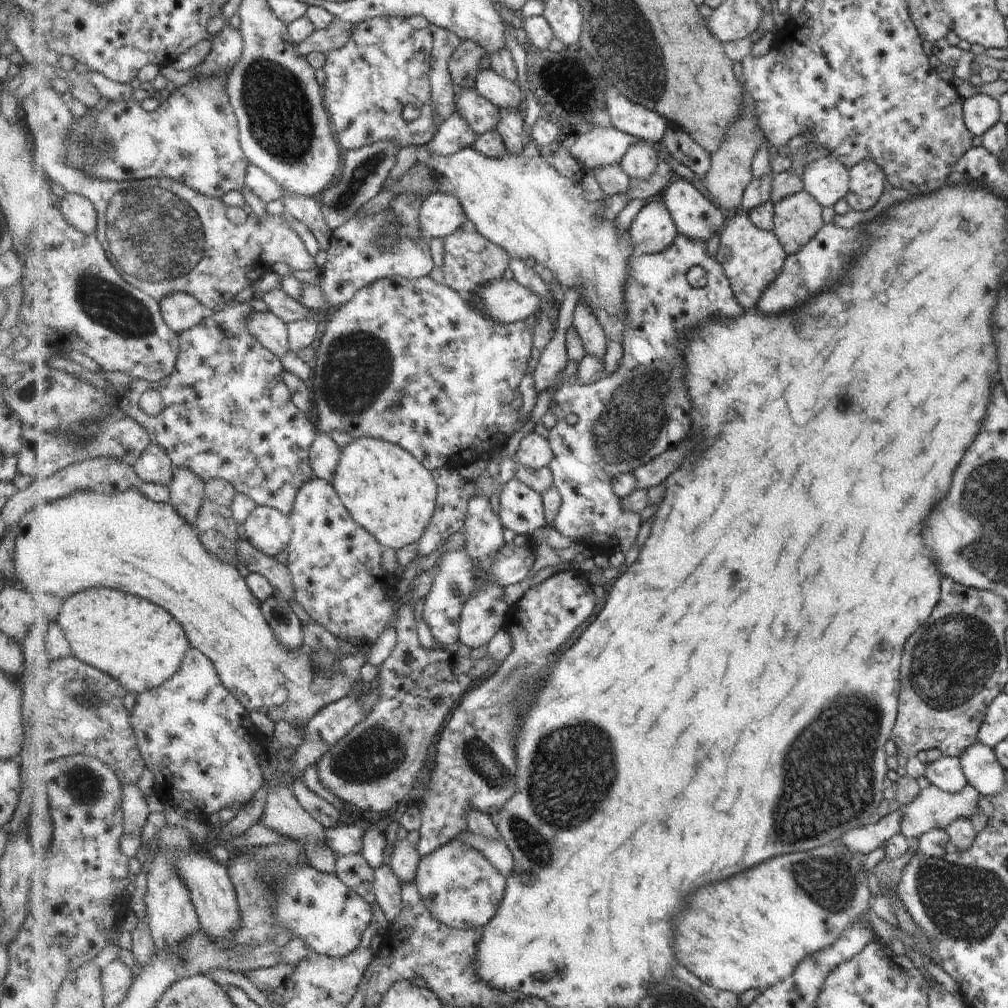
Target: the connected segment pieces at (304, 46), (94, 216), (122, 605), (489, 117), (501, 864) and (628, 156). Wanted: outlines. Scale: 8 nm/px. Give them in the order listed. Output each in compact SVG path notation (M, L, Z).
M335 16L328 29L316 30L306 41L296 44L302 56L315 51L325 54L342 49L348 45L354 35L354 24Z
M61 192L57 206L72 225L85 234L96 234L99 229L98 212L96 206L86 196Z
M95 587L71 595L57 603L57 619L73 649L74 655L107 674L113 675L128 692L138 695L159 688L180 671L191 648L188 634L177 619L157 603L107 587Z
M454 84L456 112L464 117L480 137L498 128L500 107L482 95L475 87L463 89Z
M469 829L461 833L459 838L479 849L506 879L513 874L516 862L505 841L489 841L486 837L478 837Z
M640 139L633 143L622 158L620 165L633 179L648 179L658 169L658 150L651 141Z

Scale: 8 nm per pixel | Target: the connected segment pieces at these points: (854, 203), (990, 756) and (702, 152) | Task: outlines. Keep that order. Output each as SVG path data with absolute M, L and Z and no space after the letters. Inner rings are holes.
M861 161L848 170L848 192L844 197L851 210L869 210L887 185L882 169L871 161Z
M981 743L968 746L958 756L965 780L979 794L993 796L1004 789L1004 770L996 761L993 749Z
M671 125L662 143L671 157L690 168L699 177L704 178L709 172L712 165L712 155L681 128Z

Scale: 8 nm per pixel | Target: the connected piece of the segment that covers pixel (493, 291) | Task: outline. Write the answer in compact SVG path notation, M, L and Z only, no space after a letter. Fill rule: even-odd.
M501 277L485 282L476 290L476 293L465 293L463 297L473 310L500 323L518 323L527 320L529 316L540 313L541 297L514 278L507 280L507 278Z

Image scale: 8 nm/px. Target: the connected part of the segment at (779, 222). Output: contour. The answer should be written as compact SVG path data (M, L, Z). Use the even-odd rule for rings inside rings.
M805 190L793 196L788 196L775 204L775 228L772 231L777 235L777 238L780 238L787 254L798 253L824 228L825 224L823 223L821 210L823 210L821 203Z

